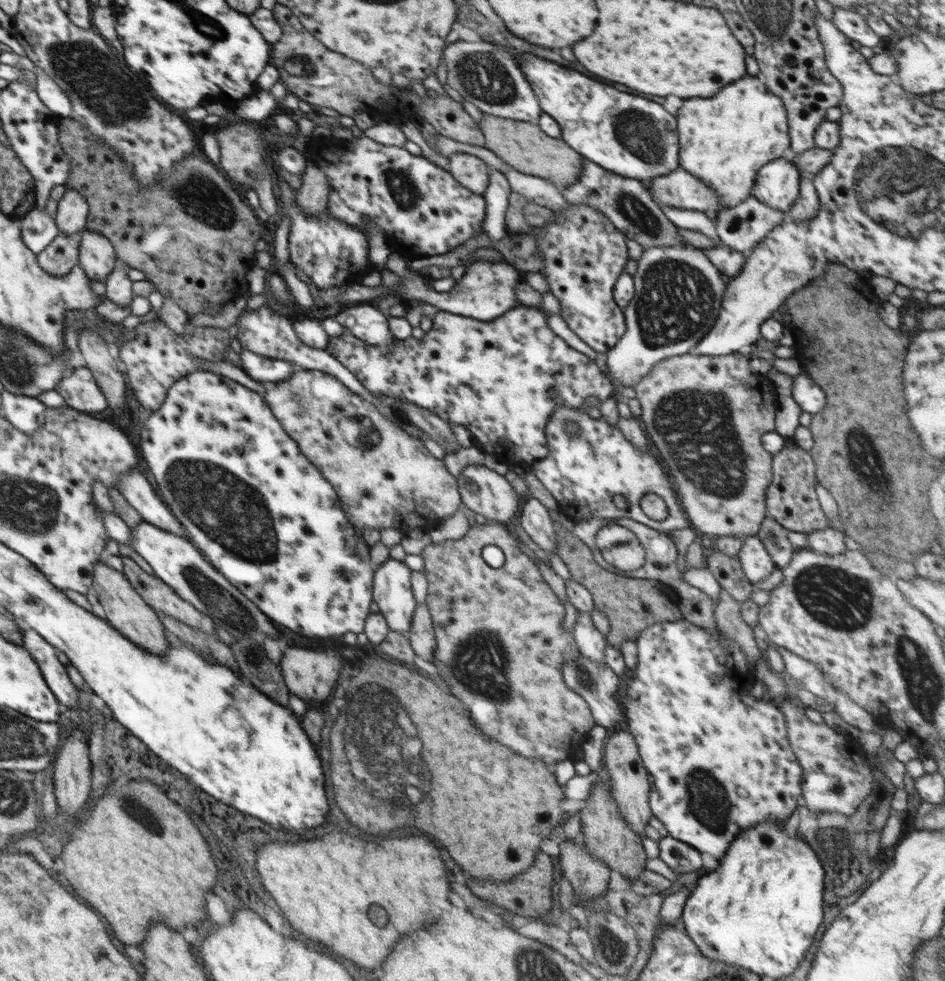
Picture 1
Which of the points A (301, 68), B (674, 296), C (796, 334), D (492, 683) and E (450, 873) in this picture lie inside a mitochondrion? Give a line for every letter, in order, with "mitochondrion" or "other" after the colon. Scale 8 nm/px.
A: mitochondrion
B: mitochondrion
C: other
D: mitochondrion
E: other

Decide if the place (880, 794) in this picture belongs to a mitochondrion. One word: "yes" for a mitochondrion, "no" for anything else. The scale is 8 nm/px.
no

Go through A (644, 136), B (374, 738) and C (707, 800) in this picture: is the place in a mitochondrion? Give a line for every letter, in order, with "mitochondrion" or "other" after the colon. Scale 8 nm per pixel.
A: mitochondrion
B: mitochondrion
C: mitochondrion

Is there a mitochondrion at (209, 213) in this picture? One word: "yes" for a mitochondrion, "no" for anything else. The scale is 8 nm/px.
yes

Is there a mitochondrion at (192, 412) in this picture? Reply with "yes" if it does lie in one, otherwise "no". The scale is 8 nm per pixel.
no

